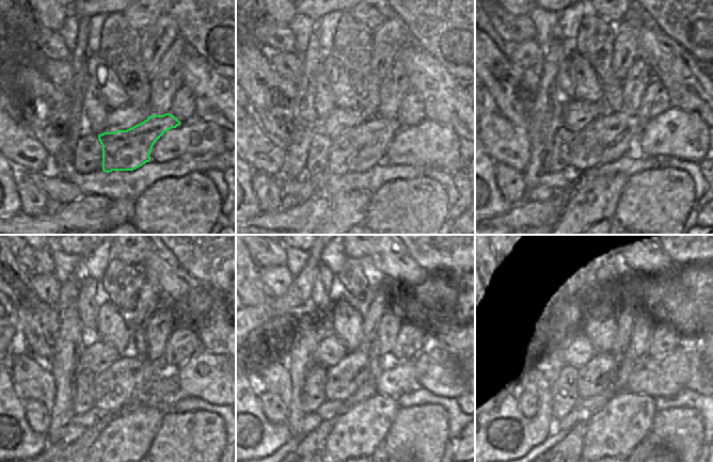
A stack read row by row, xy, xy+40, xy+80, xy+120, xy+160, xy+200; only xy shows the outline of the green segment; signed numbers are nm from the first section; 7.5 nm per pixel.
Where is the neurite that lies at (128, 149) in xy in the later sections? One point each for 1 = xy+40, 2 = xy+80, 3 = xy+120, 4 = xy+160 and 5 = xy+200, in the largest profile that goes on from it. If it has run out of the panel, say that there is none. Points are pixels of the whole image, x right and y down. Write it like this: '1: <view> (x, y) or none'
1: xy+40 (354, 150)
2: xy+80 (605, 140)
3: xy+120 (116, 386)
4: xy+160 (331, 391)
5: xy+200 (569, 371)

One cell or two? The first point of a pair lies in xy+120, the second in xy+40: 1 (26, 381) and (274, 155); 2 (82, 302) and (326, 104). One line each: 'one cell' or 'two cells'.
1: one cell
2: one cell

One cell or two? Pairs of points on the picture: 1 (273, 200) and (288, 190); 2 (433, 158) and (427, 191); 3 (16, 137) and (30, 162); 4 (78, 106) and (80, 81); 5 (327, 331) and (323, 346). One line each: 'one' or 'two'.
1: two
2: two
3: one
4: one
5: one

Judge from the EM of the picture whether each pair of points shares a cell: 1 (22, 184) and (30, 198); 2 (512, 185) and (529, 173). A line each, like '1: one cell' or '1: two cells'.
1: one cell
2: two cells

